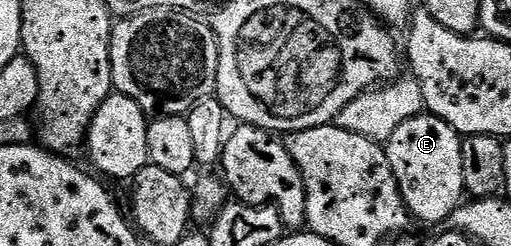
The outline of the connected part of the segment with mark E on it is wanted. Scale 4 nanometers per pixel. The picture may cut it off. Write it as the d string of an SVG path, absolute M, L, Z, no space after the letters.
M425 111L418 116L408 119L408 123L400 123L396 131L385 142L386 158L394 172L400 195L404 199L406 209L415 222L427 221L430 225L449 222L450 216L463 204L466 188L464 187L464 166L460 163L460 151L463 138L455 129L448 127L444 119L433 117Z

